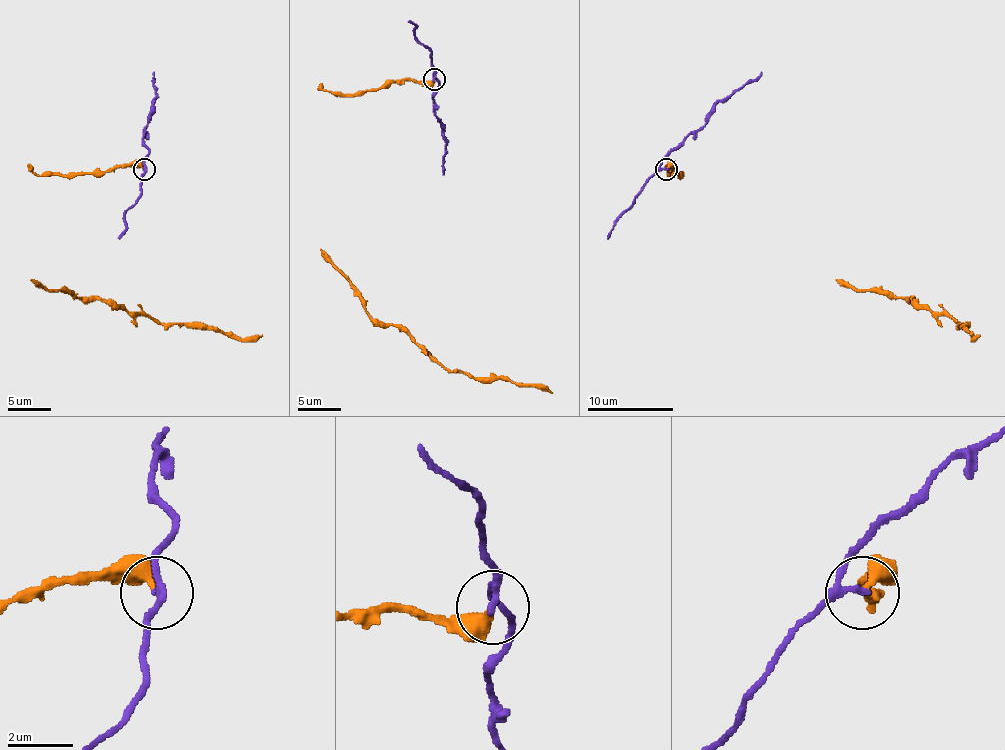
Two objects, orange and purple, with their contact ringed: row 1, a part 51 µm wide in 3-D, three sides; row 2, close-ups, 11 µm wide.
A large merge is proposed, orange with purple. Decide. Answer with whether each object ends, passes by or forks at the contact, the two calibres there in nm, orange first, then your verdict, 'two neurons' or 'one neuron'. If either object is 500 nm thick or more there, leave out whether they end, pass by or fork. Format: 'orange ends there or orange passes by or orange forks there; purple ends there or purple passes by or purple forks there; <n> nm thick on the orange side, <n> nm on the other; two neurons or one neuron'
orange ends there; purple passes by; 360 nm thick on the orange side, 160 nm on the other; two neurons

